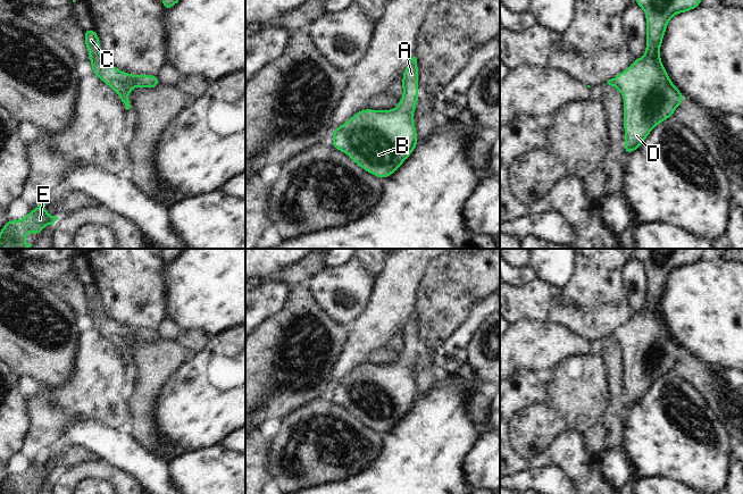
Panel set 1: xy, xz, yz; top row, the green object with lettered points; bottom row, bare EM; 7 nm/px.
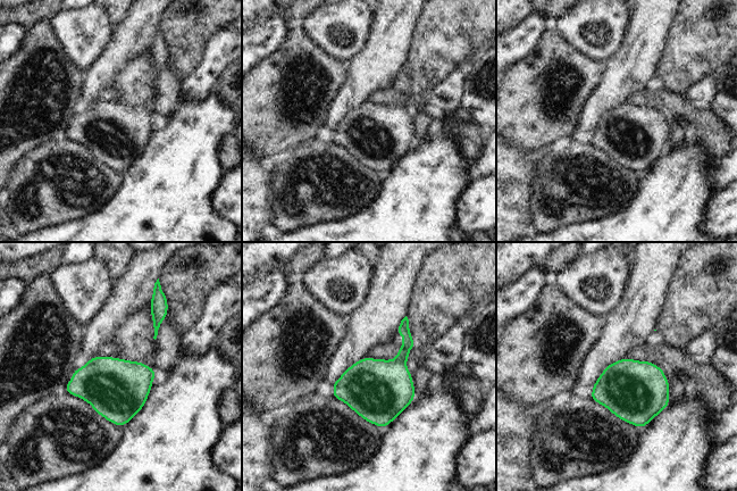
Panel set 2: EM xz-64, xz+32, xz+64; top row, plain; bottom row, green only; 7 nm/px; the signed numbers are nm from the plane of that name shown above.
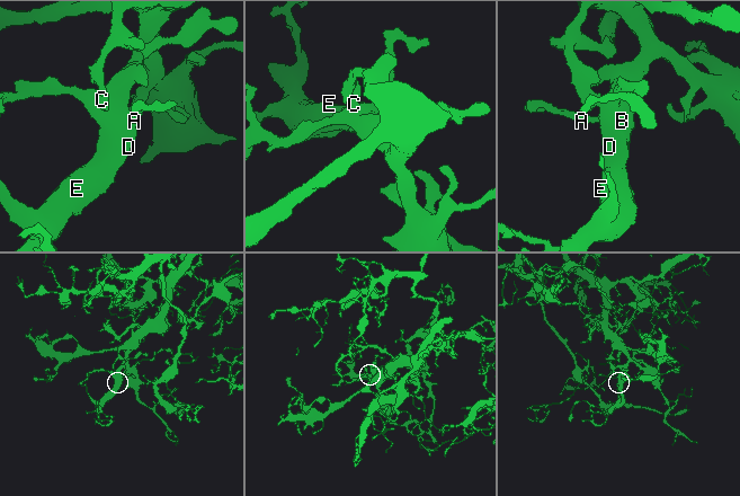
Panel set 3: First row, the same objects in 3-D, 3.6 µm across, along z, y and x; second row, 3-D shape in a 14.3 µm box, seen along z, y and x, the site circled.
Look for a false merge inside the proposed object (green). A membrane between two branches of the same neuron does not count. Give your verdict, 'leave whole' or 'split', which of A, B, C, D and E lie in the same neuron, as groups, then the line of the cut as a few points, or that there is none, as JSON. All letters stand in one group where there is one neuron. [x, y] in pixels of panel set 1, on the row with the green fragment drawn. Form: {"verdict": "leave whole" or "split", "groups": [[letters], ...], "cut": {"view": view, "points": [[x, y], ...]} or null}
{"verdict": "leave whole", "groups": [["A", "B", "C", "D", "E"]], "cut": null}

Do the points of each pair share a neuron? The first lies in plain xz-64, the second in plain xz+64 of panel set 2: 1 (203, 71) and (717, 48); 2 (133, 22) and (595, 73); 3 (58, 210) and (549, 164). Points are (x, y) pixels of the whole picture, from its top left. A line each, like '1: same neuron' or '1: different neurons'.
1: different neurons
2: different neurons
3: same neuron

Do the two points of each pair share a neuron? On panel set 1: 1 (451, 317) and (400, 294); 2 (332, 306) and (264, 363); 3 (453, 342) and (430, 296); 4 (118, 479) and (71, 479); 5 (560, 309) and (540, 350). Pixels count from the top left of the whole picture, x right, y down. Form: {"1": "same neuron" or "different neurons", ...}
{"1": "different neurons", "2": "different neurons", "3": "different neurons", "4": "same neuron", "5": "different neurons"}

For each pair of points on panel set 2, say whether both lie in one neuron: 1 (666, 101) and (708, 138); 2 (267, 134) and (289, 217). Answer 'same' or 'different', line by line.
1: same
2: different

